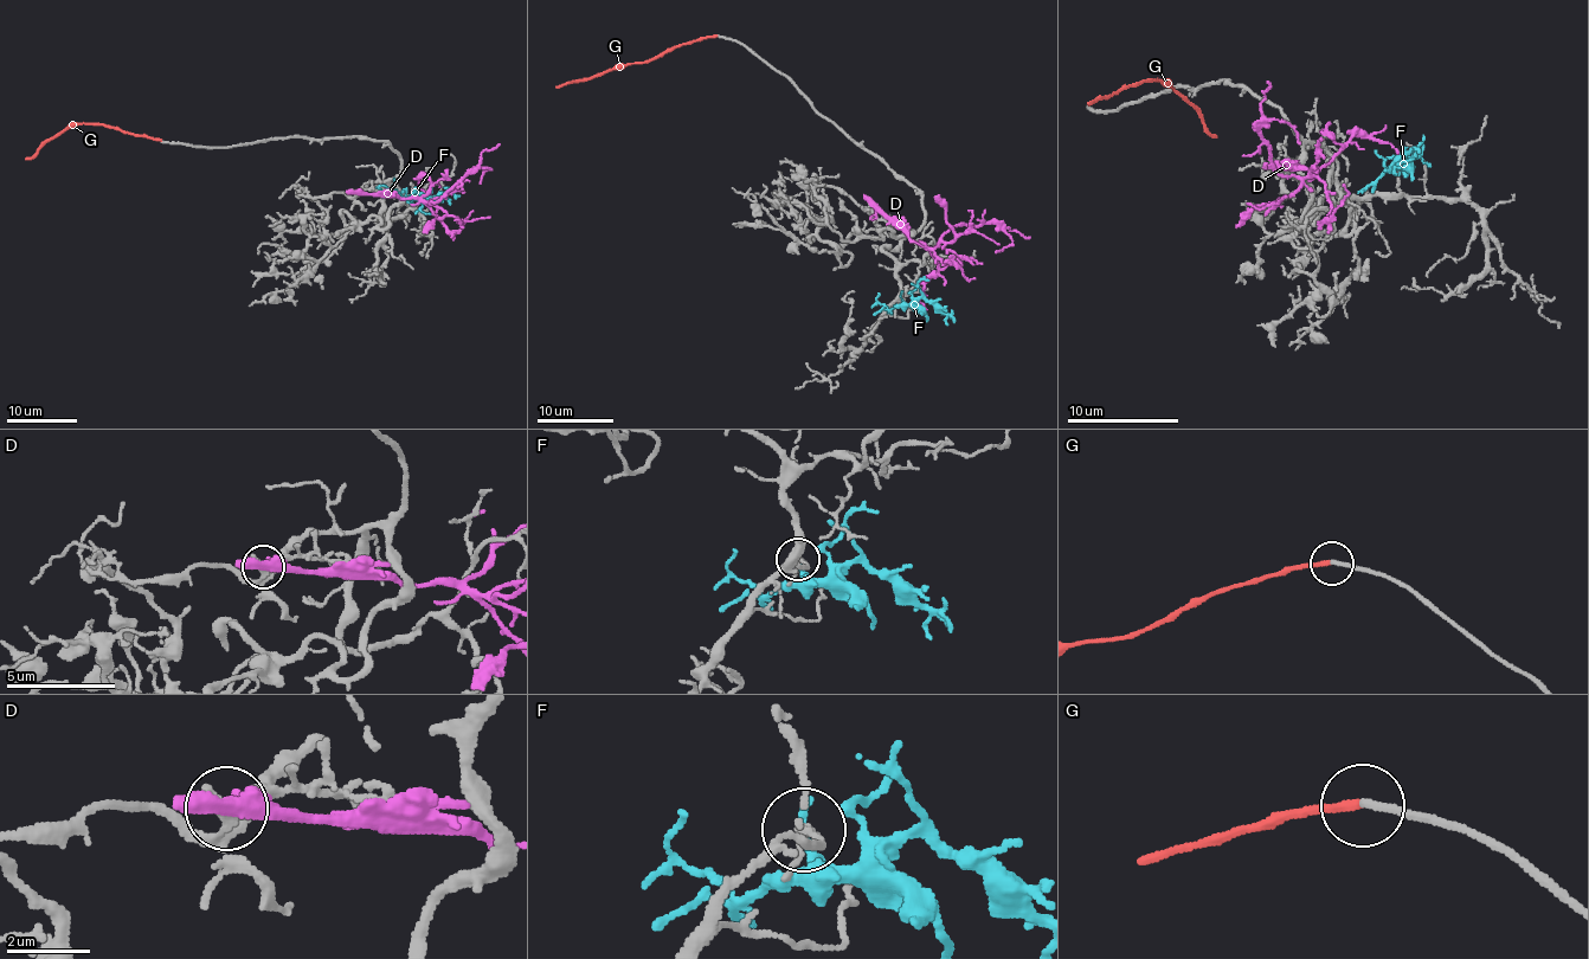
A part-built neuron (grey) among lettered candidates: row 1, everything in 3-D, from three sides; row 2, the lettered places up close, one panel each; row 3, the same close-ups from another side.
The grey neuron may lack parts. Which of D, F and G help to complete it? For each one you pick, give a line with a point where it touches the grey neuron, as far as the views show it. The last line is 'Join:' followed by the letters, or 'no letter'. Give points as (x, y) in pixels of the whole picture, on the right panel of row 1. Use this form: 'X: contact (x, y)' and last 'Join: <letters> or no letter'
Join: no letter

